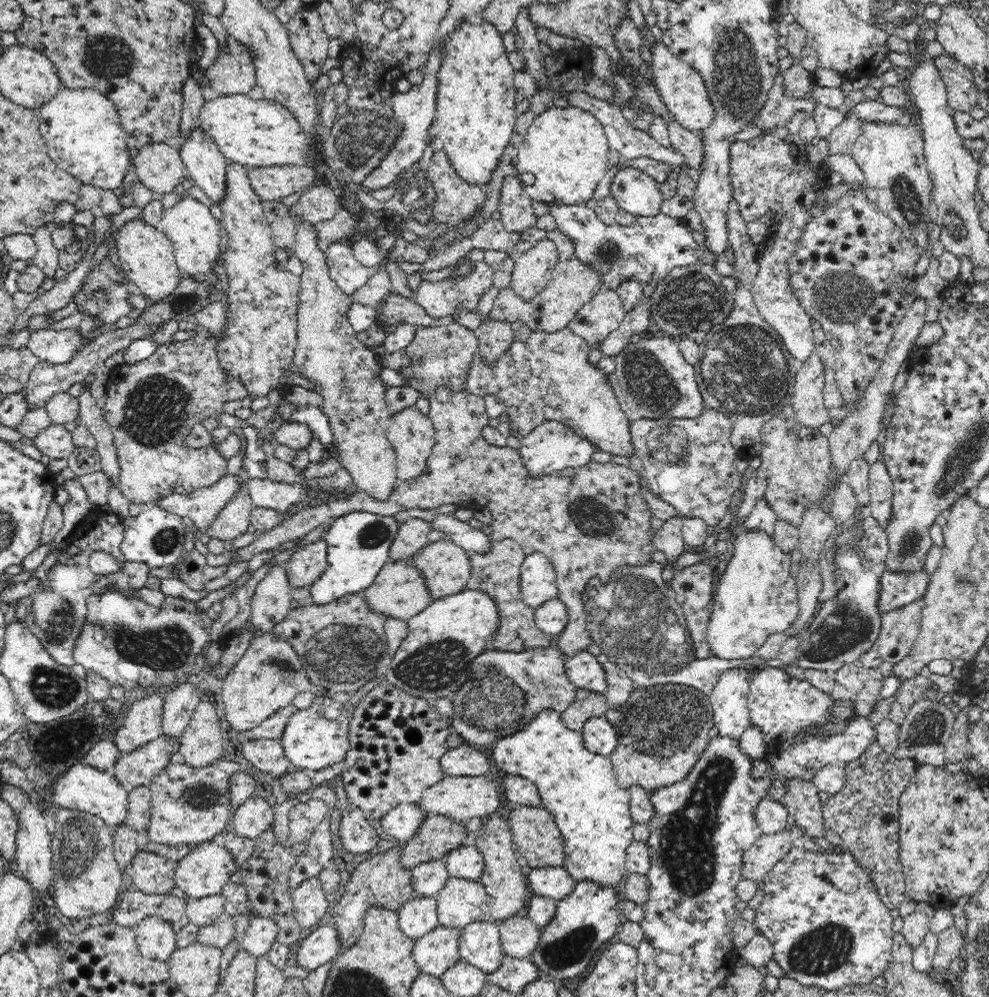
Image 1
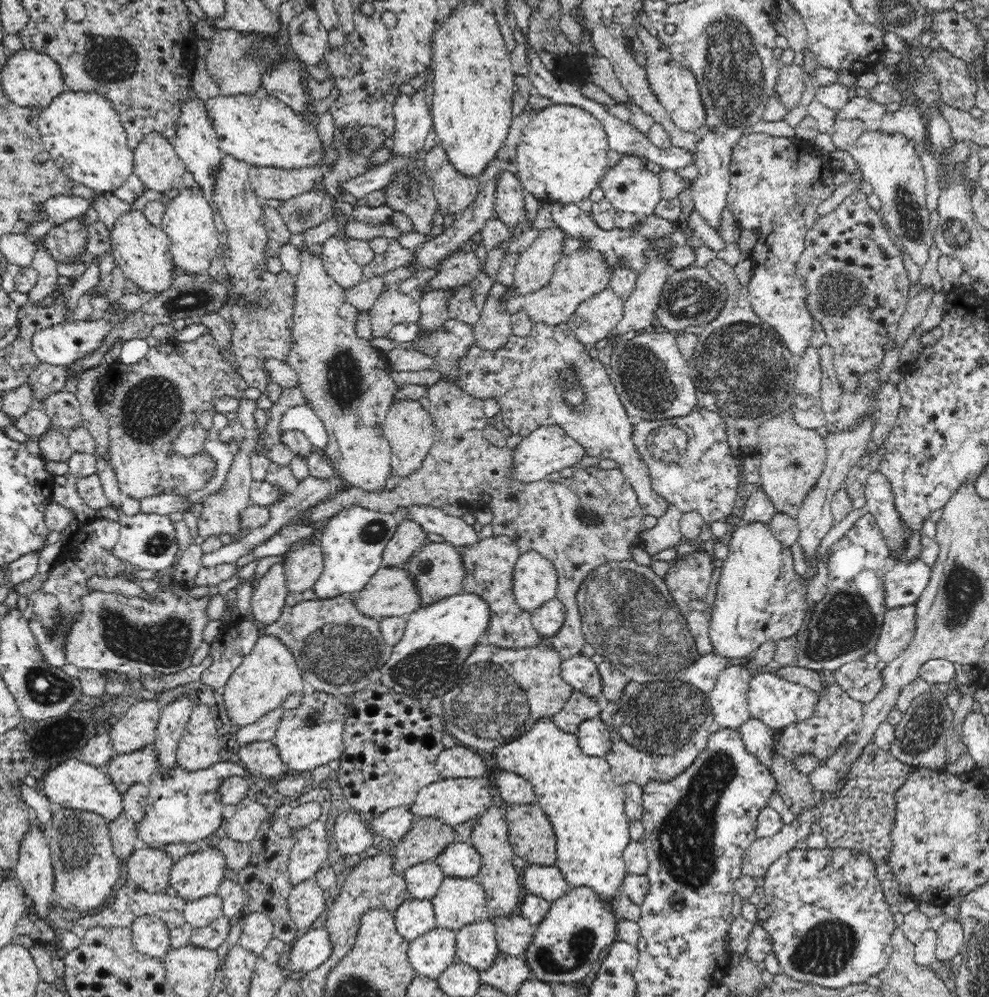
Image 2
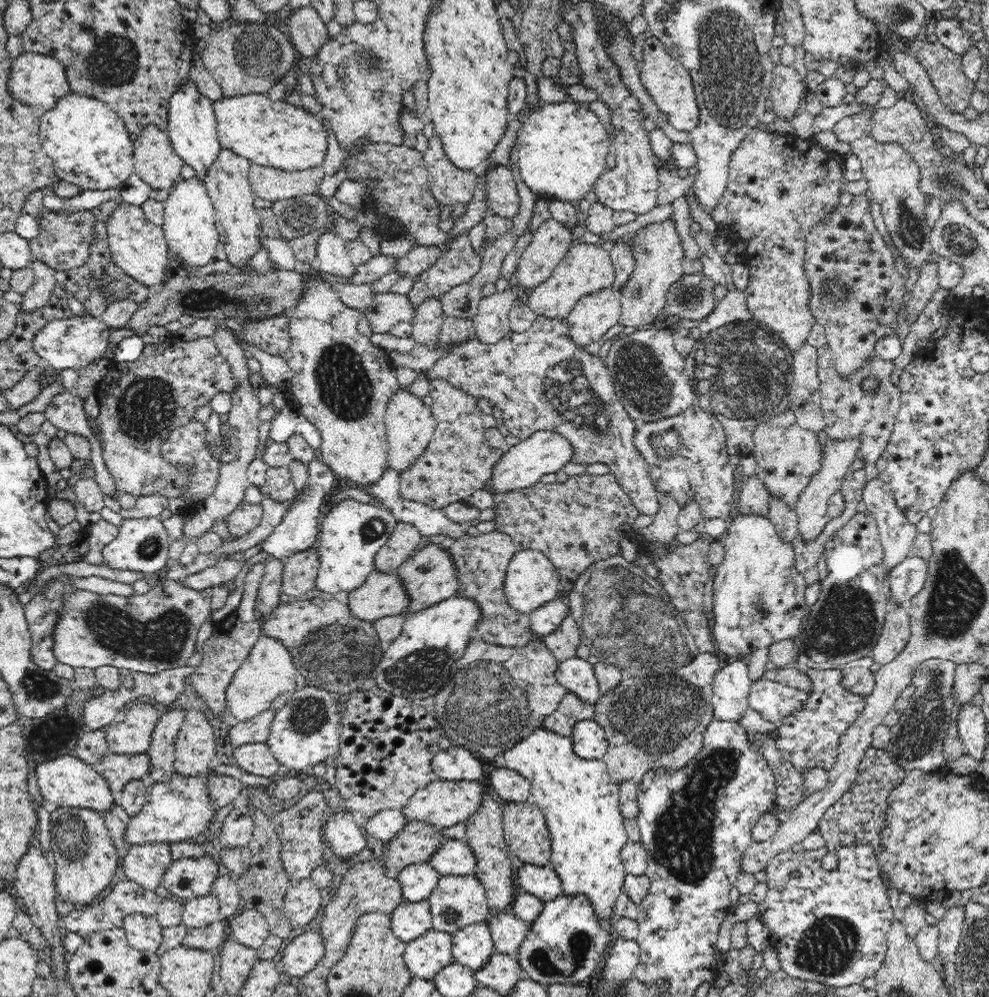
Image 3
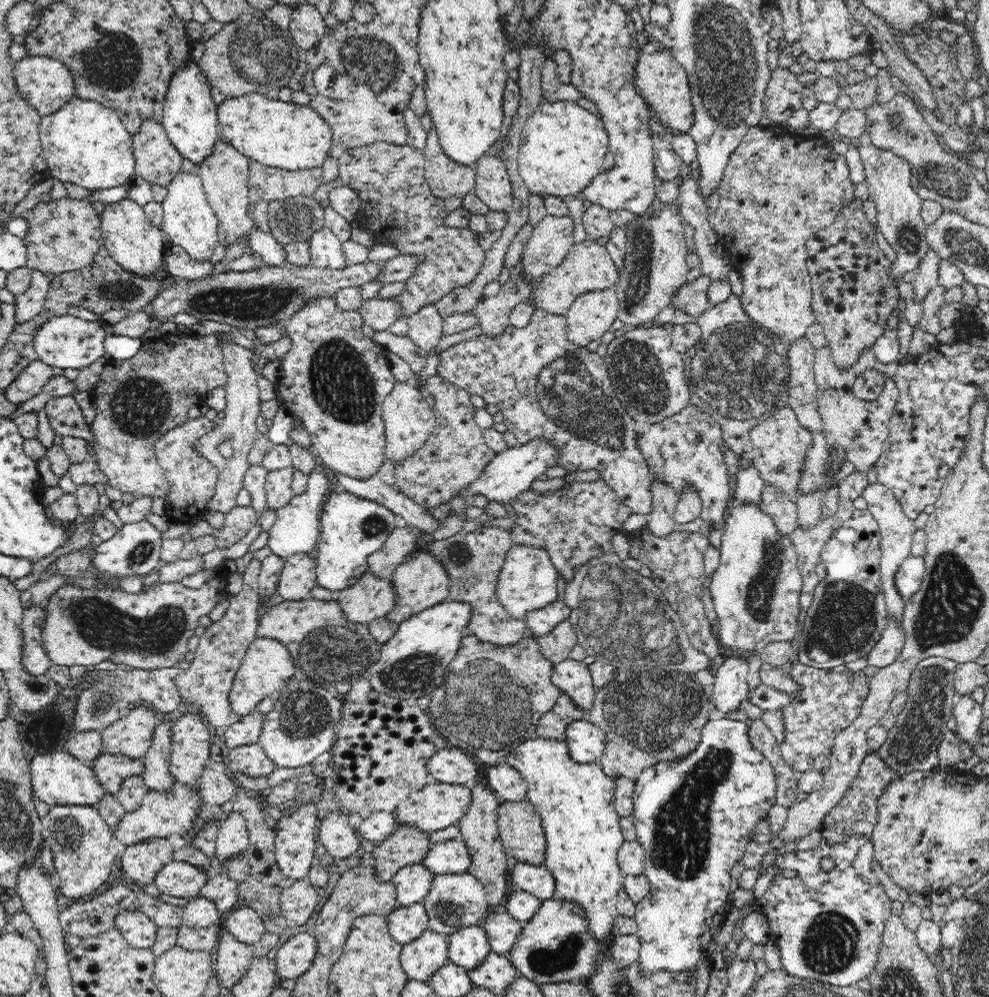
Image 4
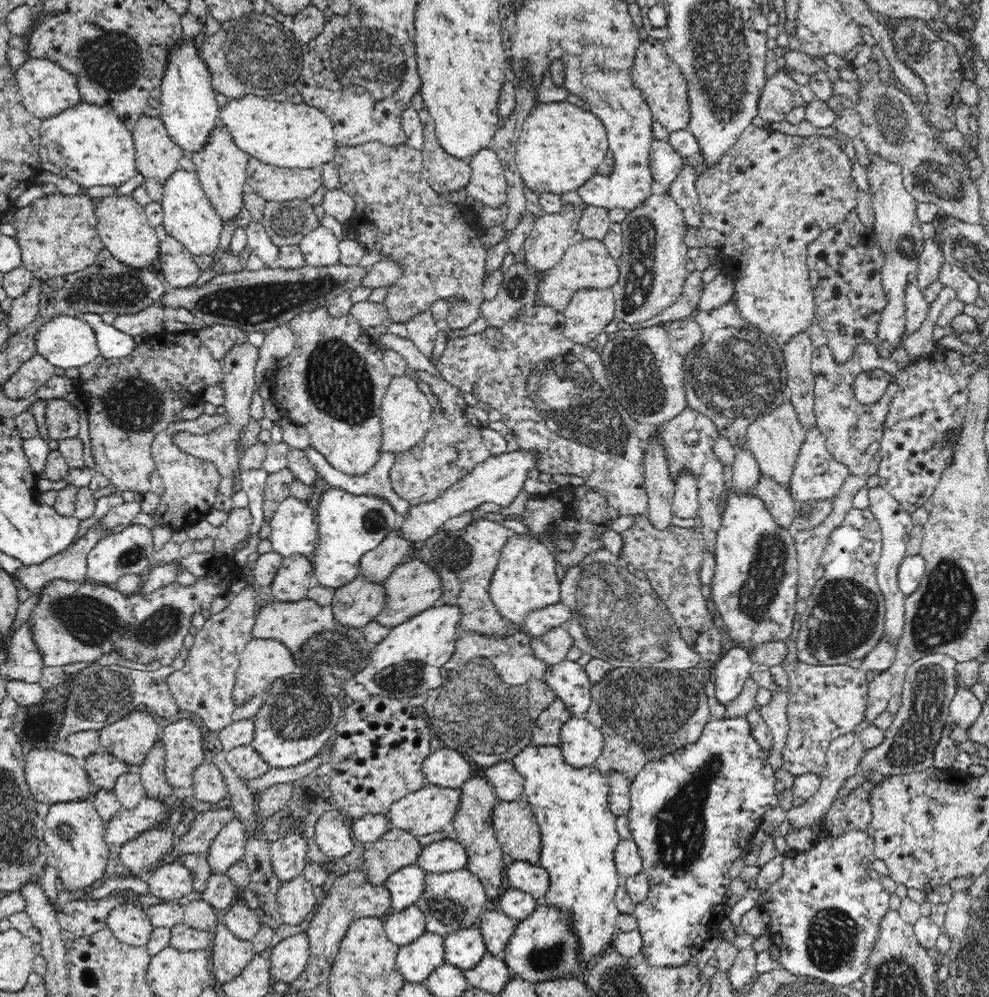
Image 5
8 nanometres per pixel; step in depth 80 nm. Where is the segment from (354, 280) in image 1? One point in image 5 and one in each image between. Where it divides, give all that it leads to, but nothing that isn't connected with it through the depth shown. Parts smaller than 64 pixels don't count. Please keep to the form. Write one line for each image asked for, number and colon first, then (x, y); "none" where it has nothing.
2: (335, 256)
3: (332, 257)
4: (326, 249)
5: (320, 248)

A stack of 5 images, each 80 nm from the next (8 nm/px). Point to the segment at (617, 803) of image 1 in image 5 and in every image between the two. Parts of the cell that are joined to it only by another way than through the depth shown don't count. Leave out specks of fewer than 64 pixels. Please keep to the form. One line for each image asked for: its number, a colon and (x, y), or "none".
2: (585, 805)
3: (579, 800)
4: (575, 800)
5: (579, 835)

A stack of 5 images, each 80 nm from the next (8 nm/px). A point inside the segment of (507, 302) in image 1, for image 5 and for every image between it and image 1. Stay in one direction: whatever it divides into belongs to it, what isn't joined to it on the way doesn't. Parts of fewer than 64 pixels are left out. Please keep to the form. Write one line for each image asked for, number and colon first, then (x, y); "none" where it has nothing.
2: (577, 277)
3: (586, 269)
4: (588, 267)
5: (587, 265)

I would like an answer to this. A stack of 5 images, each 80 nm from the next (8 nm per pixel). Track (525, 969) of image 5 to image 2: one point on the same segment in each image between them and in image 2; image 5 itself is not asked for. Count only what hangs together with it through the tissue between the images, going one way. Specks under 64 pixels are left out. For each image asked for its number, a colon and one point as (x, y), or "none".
2: (580, 924)
3: (563, 946)
4: (556, 946)

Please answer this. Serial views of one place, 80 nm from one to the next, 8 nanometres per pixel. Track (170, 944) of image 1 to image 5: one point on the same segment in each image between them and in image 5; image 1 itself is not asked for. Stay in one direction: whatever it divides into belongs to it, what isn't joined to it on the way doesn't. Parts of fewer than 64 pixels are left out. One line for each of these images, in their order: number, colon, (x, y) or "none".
2: (151, 936)
3: (144, 933)
4: (140, 932)
5: (128, 922)

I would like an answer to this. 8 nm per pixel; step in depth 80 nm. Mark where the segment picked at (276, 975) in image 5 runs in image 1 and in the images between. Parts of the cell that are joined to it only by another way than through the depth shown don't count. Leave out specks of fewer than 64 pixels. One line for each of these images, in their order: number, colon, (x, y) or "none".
1: (321, 947)
2: (315, 947)
3: (305, 951)
4: (296, 955)

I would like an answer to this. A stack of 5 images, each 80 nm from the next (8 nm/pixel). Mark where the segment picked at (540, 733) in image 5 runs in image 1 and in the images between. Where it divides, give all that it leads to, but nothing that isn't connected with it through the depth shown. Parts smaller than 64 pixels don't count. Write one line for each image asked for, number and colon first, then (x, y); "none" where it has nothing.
1: (588, 704)
2: (579, 707)
3: (572, 710)
4: (553, 725)

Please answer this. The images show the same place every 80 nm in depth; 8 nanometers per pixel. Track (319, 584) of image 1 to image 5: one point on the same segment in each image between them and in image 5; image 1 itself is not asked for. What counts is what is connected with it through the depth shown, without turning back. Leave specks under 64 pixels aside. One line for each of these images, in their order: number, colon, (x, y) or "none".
2: (353, 541)
3: (351, 533)
4: (352, 528)
5: (349, 525)

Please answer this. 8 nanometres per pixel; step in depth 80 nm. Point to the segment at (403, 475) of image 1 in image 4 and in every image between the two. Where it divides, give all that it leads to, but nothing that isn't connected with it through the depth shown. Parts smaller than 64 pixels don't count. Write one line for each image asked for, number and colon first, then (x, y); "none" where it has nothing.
2: (409, 430)
3: (409, 425)
4: (409, 421)

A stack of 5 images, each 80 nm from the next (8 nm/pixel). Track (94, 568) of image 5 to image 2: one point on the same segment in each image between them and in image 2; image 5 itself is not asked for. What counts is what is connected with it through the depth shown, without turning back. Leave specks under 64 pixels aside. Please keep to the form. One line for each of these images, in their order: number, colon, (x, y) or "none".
2: (148, 540)
3: (142, 544)
4: (135, 549)

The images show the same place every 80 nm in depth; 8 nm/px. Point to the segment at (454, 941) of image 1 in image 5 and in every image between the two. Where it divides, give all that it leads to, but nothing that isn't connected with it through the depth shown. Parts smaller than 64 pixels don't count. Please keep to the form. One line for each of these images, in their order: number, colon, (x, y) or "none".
2: (430, 954)
3: (425, 956)
4: (421, 958)
5: (416, 961)

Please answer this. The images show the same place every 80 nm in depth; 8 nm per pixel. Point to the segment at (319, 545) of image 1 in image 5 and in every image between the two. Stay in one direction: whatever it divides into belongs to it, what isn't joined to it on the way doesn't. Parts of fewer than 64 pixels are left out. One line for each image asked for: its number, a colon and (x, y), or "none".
2: (303, 566)
3: (300, 569)
4: (298, 575)
5: (295, 577)

